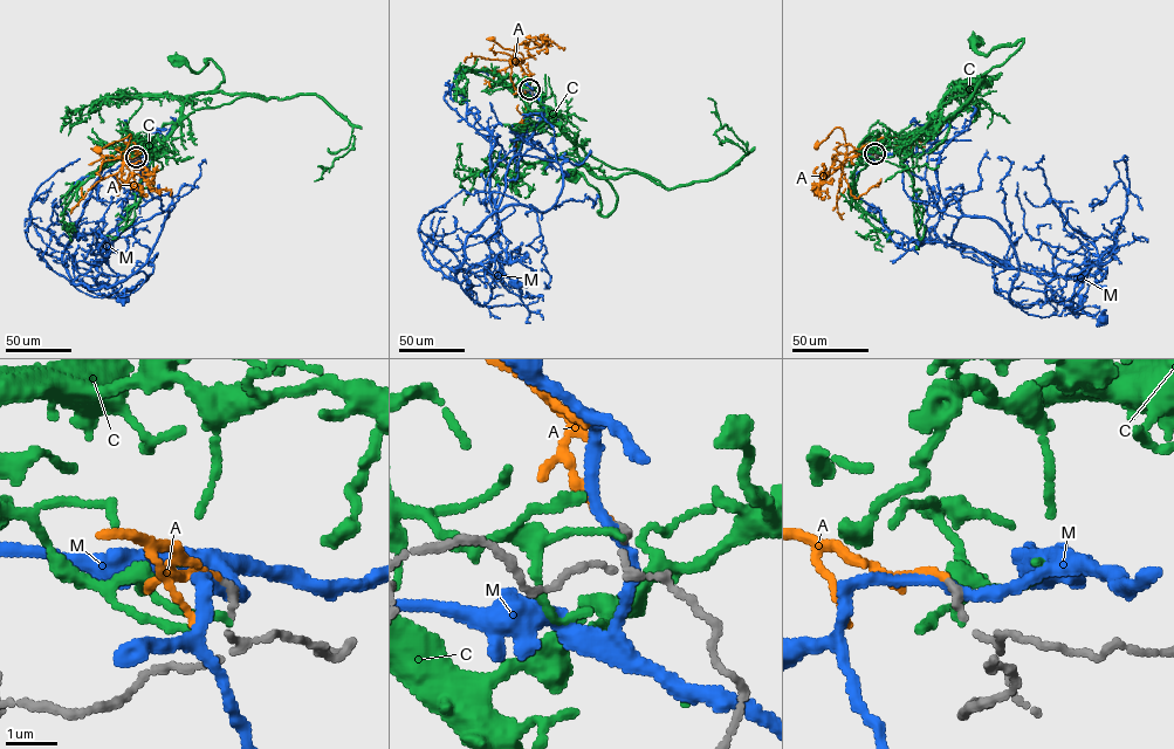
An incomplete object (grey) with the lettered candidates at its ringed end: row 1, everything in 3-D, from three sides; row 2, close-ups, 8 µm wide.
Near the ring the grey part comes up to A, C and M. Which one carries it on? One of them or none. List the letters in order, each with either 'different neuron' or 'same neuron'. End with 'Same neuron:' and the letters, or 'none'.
A: same neuron
C: different neuron
M: different neuron
Same neuron: A

